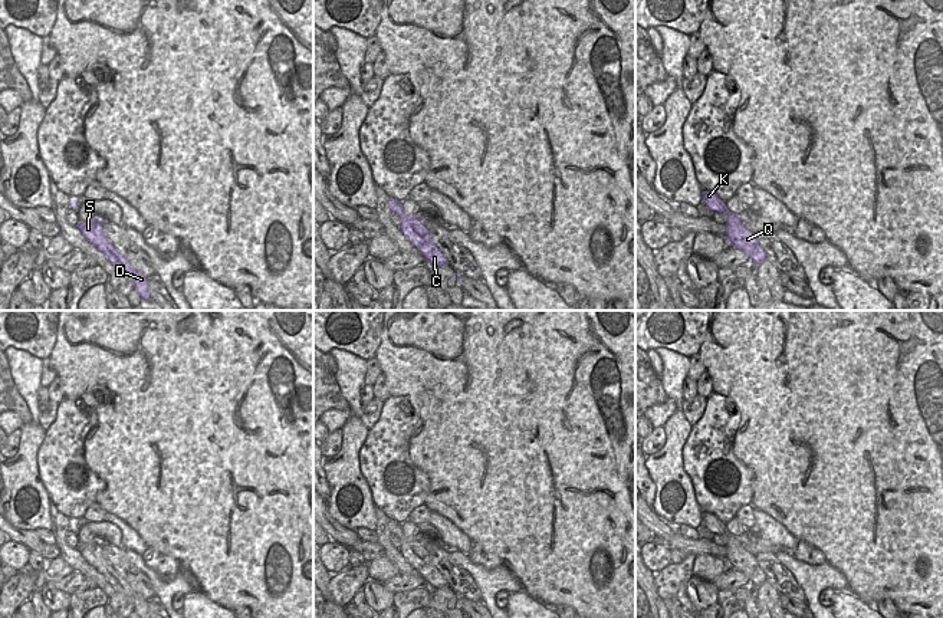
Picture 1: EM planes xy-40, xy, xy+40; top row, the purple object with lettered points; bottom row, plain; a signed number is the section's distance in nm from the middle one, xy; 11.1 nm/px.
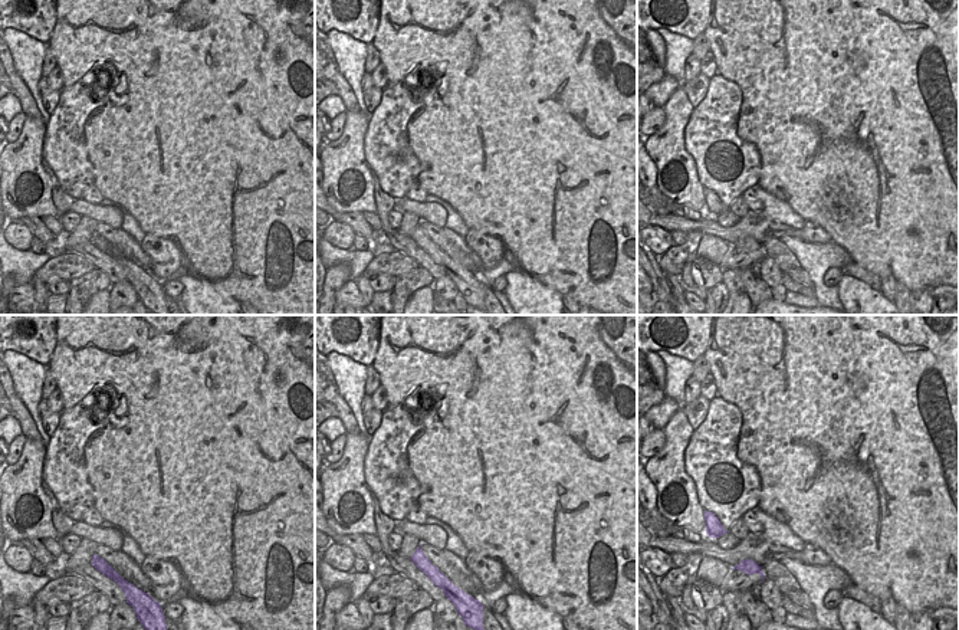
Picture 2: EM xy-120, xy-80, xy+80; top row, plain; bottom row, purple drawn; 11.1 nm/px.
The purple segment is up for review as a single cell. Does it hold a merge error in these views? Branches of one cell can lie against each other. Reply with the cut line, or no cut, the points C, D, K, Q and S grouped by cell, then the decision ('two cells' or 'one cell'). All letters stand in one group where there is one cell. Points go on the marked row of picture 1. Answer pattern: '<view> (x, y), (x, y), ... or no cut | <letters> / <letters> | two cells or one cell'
no cut | C D K Q S | one cell

